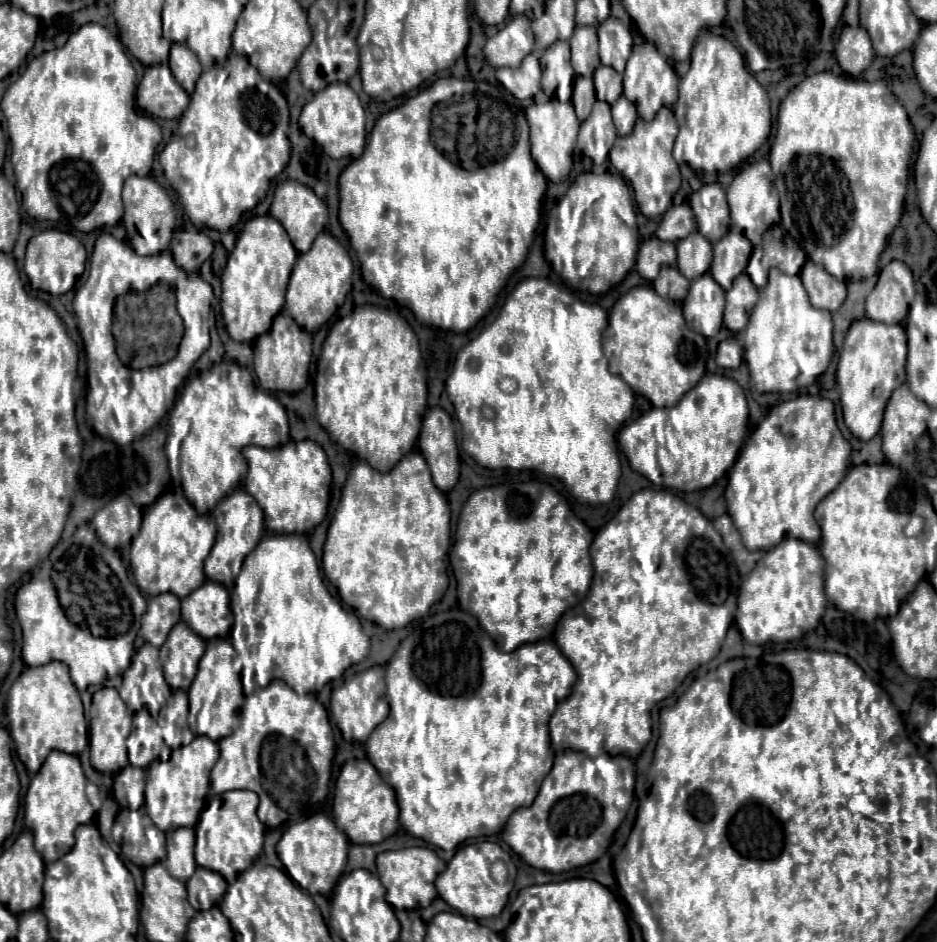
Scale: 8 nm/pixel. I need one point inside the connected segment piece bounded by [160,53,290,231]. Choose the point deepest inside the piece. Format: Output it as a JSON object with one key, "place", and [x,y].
{"place":[220,168]}

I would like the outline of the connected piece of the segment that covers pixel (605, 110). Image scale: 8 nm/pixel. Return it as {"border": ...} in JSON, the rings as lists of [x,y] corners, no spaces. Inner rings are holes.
{"border":[[[604,101],[594,103],[590,119],[582,122],[579,128],[576,149],[585,157],[590,157],[596,165],[608,159],[610,147],[616,141],[616,129],[610,115],[610,105]]]}

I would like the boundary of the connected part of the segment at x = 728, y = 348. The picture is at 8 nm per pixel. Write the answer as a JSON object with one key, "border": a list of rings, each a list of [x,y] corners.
{"border":[[[736,337],[724,339],[718,345],[718,353],[716,353],[716,363],[722,369],[736,369],[742,363],[742,345]]]}

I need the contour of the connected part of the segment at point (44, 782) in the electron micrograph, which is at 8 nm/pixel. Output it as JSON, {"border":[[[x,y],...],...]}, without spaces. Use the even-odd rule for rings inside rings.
{"border":[[[52,751],[40,771],[30,781],[25,797],[24,821],[26,827],[34,833],[34,847],[42,855],[45,863],[54,862],[74,845],[74,829],[80,823],[90,823],[94,809],[86,799],[86,777],[76,755],[62,751]]]}

